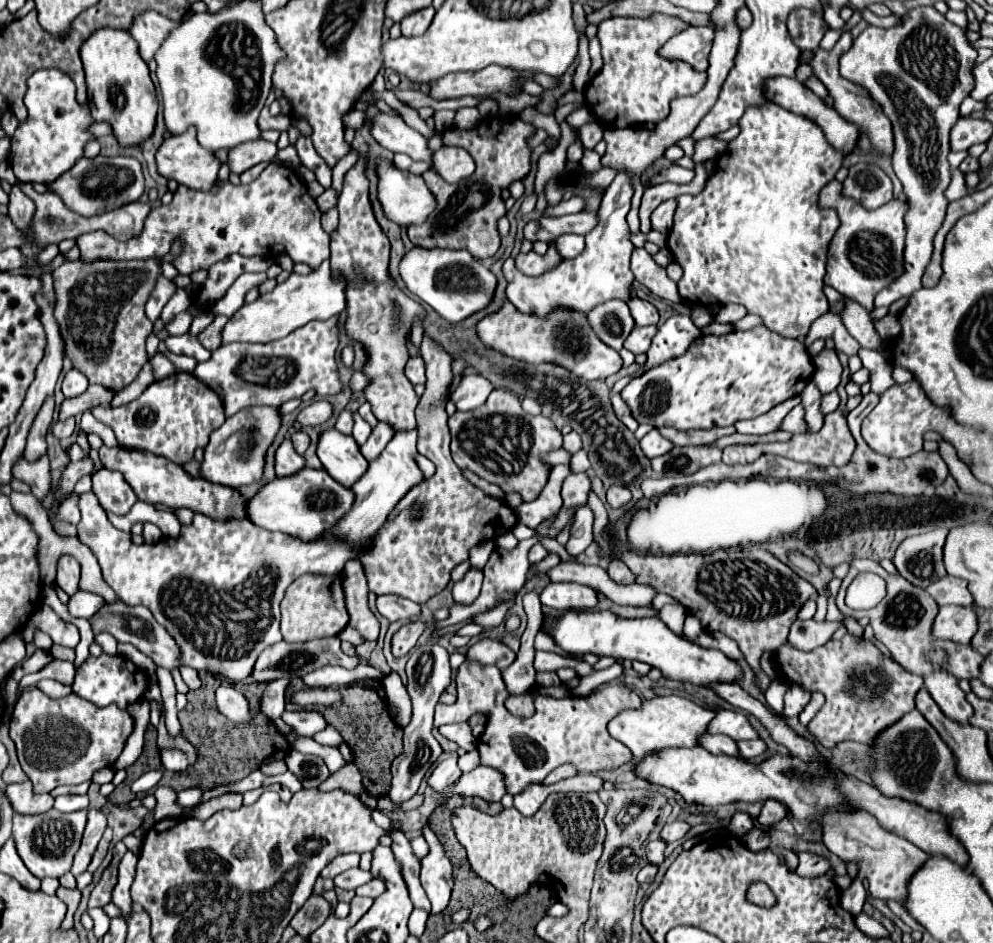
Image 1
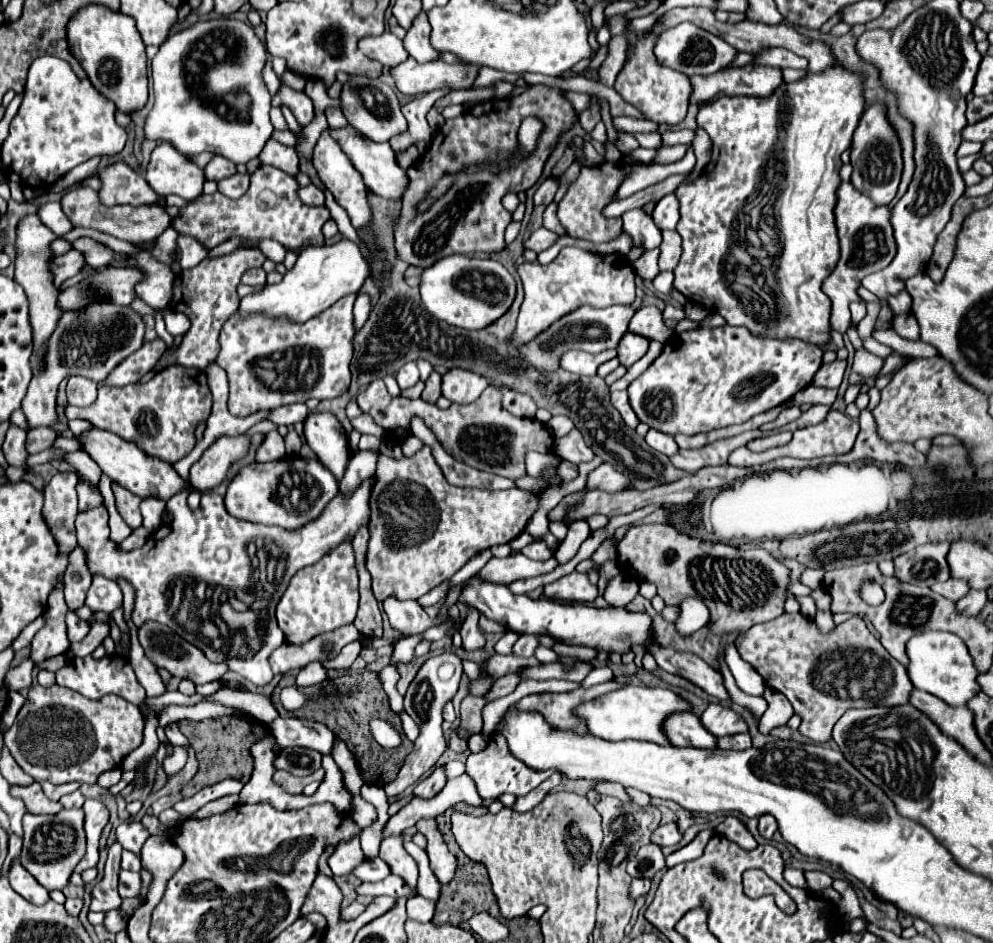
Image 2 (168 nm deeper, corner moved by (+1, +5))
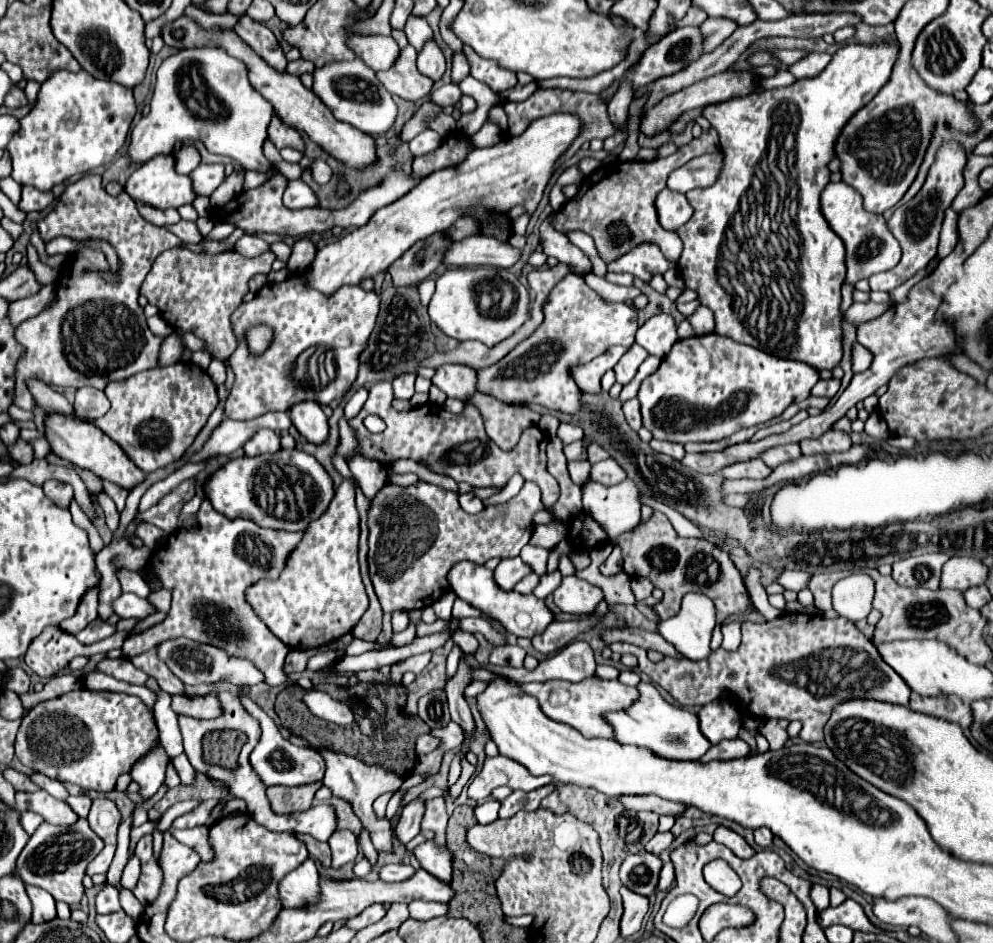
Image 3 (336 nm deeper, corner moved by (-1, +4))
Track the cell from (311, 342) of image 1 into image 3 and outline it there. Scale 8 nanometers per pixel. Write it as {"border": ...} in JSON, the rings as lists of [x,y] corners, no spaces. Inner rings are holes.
{"border":[[[291,275],[283,283],[267,283],[255,299],[241,303],[231,315],[231,327],[239,339],[239,347],[229,355],[235,383],[225,403],[225,417],[245,421],[267,411],[287,411],[301,401],[329,405],[343,397],[357,377],[359,355],[367,347],[377,313],[379,295],[361,287],[341,287],[333,297],[323,297],[319,291],[303,285],[303,275]],[[255,325],[267,325],[275,331],[271,347],[259,359],[253,359],[251,351],[247,351],[247,339],[243,335]],[[301,353],[309,353],[303,375],[297,367]],[[321,365],[327,377],[319,377],[317,371]]]}

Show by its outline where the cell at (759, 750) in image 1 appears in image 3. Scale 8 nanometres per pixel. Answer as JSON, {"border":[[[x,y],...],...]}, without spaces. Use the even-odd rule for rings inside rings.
{"border":[[[731,739],[731,741],[723,741],[723,743],[717,743],[713,745],[701,761],[713,761],[713,759],[737,759],[737,757],[743,757],[743,755],[749,755],[751,753],[751,747],[743,741],[743,739]]]}

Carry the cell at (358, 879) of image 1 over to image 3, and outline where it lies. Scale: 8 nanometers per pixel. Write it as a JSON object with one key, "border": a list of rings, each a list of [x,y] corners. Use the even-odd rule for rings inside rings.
{"border":[[[391,863],[391,865],[383,865],[379,871],[379,879],[381,881],[405,881],[415,873],[415,869],[411,865],[403,865],[403,863]]]}

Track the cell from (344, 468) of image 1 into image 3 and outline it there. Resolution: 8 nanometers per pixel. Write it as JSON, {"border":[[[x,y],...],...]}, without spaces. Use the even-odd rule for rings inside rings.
{"border":[[[303,401],[297,403],[295,407],[289,409],[293,425],[297,427],[297,431],[315,445],[321,445],[327,441],[329,437],[329,423],[327,423],[327,415],[323,413],[321,405],[315,401]]]}

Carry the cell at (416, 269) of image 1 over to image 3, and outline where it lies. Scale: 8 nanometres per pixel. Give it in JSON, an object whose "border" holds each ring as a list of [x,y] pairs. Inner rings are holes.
{"border":[[[457,267],[457,269],[449,269],[445,271],[439,279],[437,279],[437,289],[431,297],[429,303],[429,317],[431,321],[441,327],[449,337],[455,337],[459,341],[467,341],[467,339],[477,339],[485,345],[495,345],[507,337],[511,337],[525,321],[527,321],[527,303],[529,303],[529,293],[527,289],[519,283],[519,279],[511,273],[507,273],[507,281],[513,285],[515,289],[515,301],[511,305],[511,309],[507,311],[507,315],[501,317],[491,317],[491,315],[483,315],[477,303],[477,289],[483,281],[493,281],[499,277],[499,271],[495,267]]]}

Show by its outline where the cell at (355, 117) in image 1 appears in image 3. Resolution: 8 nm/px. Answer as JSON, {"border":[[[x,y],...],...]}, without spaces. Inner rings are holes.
{"border":[[[247,15],[239,17],[239,23],[235,25],[235,33],[253,47],[253,51],[257,55],[261,55],[261,59],[265,59],[265,63],[269,67],[273,67],[275,71],[283,73],[287,69],[287,59],[281,51],[281,45],[277,41],[277,37],[261,23],[249,19]]]}

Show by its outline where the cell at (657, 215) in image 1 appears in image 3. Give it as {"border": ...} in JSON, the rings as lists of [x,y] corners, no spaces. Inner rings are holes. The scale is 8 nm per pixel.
{"border":[[[663,189],[657,199],[655,199],[655,207],[657,207],[657,215],[659,215],[659,223],[669,229],[669,231],[677,231],[681,225],[685,225],[689,221],[689,217],[693,215],[691,205],[687,203],[685,195]]]}

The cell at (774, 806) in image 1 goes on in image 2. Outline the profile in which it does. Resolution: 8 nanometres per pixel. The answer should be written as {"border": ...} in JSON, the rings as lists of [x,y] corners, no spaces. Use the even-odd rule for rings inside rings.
{"border":[[[767,814],[759,818],[759,834],[761,834],[763,838],[771,840],[773,834],[775,834],[775,830],[777,830],[777,820],[773,820],[773,818],[767,816]]]}

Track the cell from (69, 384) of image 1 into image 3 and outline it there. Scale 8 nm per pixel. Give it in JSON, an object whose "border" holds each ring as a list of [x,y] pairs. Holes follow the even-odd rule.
{"border":[[[95,387],[77,389],[77,397],[75,397],[73,405],[75,405],[77,415],[89,417],[89,419],[97,419],[109,411],[109,401],[107,401],[105,393]]]}

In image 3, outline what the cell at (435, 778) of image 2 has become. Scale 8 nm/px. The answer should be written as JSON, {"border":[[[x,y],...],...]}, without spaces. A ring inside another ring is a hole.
{"border":[[[415,797],[413,801],[409,801],[409,803],[403,807],[399,825],[397,825],[397,829],[395,829],[395,835],[397,835],[403,843],[409,843],[409,841],[419,833],[419,823],[421,823],[421,819],[423,819],[423,807],[425,807],[425,801],[423,801],[421,797]]]}

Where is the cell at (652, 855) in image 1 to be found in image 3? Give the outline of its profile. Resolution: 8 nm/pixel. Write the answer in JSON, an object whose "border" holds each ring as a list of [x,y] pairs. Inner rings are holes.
{"border":[[[641,851],[635,855],[627,855],[627,859],[621,865],[621,881],[631,891],[641,895],[653,895],[659,881],[661,871],[661,859],[649,851]]]}

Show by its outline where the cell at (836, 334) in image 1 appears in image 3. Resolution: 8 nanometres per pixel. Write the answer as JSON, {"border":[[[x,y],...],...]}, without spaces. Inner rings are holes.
{"border":[[[829,183],[821,193],[821,211],[831,225],[831,229],[843,239],[847,255],[847,277],[845,283],[855,285],[859,279],[867,279],[879,271],[887,271],[895,267],[901,259],[901,247],[897,239],[891,235],[887,221],[883,215],[869,213],[863,209],[863,199],[859,191],[855,191],[847,183]]]}

